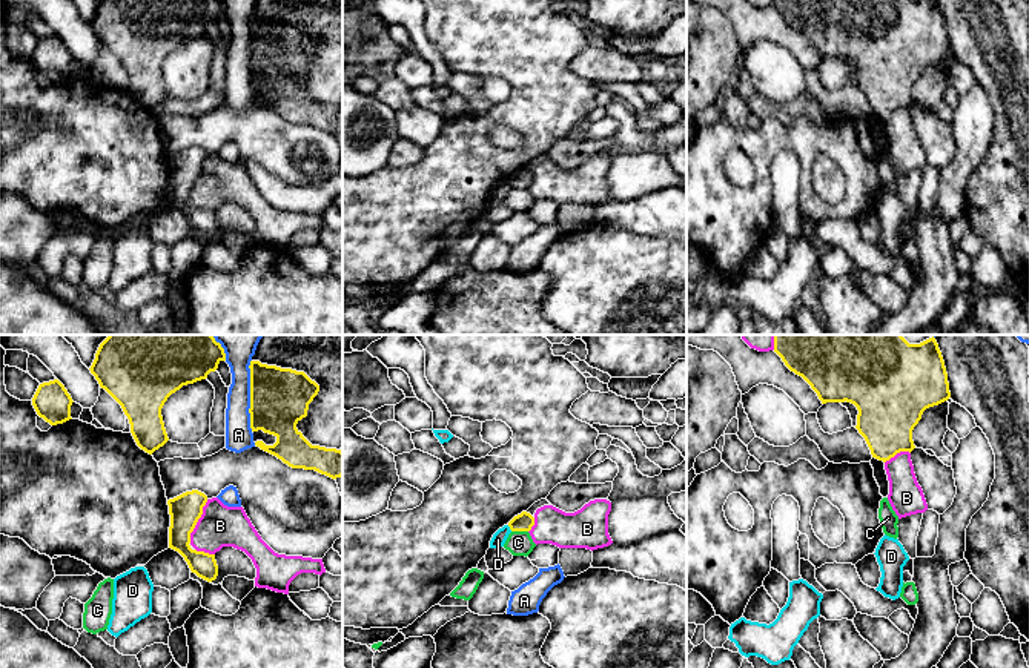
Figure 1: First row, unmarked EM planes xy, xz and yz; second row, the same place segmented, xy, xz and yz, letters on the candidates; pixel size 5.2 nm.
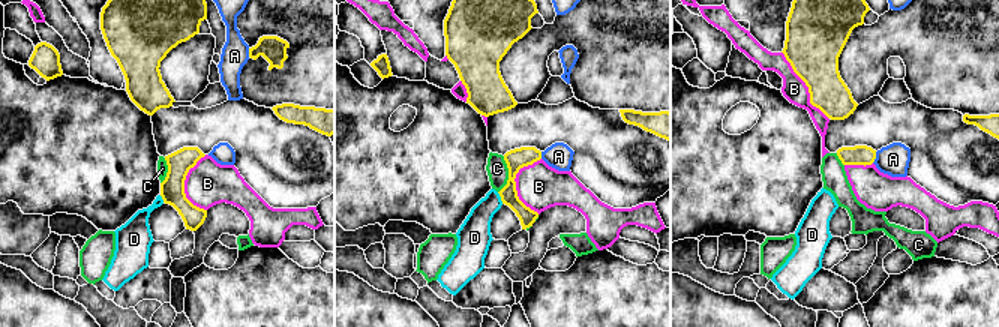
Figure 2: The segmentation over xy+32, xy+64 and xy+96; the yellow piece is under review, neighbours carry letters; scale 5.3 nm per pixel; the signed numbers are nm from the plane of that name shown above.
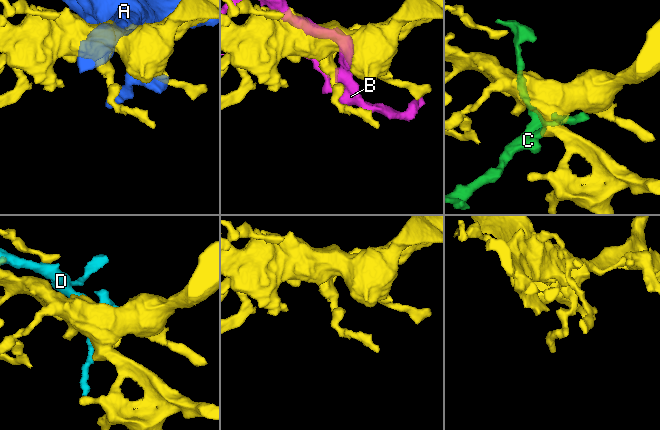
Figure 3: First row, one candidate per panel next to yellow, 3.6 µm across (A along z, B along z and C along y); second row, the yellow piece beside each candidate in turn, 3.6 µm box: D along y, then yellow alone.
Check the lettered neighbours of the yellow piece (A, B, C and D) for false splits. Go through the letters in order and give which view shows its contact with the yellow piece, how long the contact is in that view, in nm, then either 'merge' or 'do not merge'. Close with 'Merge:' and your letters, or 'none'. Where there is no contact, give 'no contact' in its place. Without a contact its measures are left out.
A: contact in xy; length 380 nm; do not merge
B: contact in xy; length 260 nm; do not merge
C: contact in xz; length 90 nm; do not merge
D: contact in xz; length 40 nm; do not merge
Merge: none

